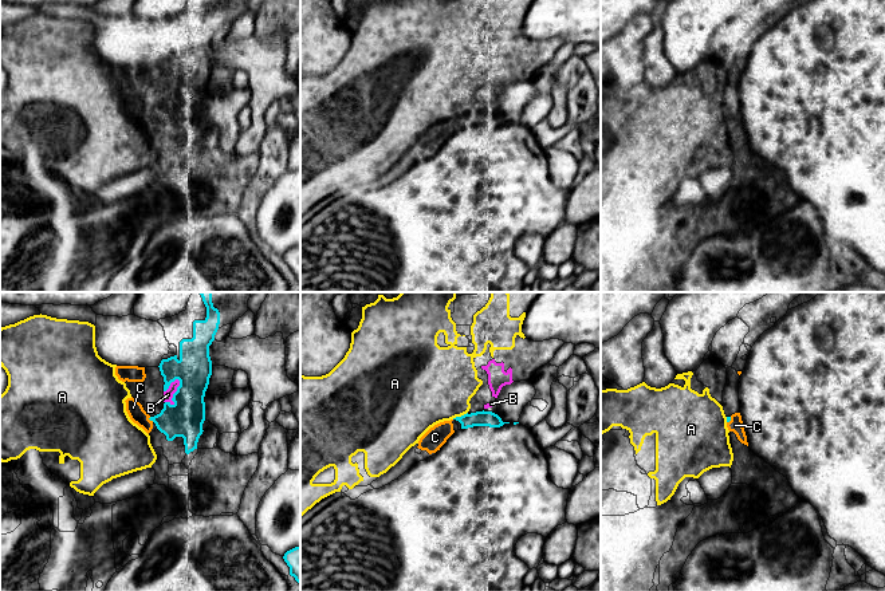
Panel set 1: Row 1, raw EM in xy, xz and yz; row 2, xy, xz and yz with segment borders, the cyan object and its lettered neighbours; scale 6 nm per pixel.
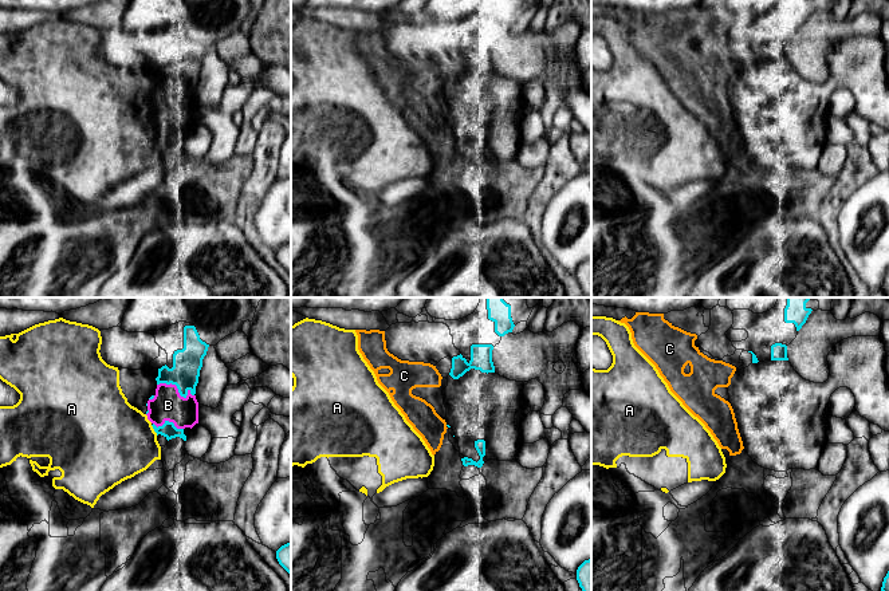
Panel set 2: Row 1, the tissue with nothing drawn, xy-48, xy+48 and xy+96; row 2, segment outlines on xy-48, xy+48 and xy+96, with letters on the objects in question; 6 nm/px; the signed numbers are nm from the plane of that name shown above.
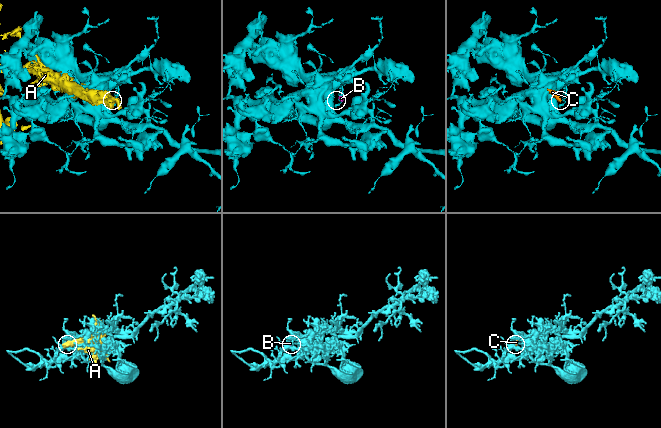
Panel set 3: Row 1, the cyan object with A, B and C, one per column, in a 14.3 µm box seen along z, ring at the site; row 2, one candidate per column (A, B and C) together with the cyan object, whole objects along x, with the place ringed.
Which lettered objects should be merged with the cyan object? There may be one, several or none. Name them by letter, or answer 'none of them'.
none of them

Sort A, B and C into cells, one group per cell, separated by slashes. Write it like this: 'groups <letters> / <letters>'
groups A B / C

